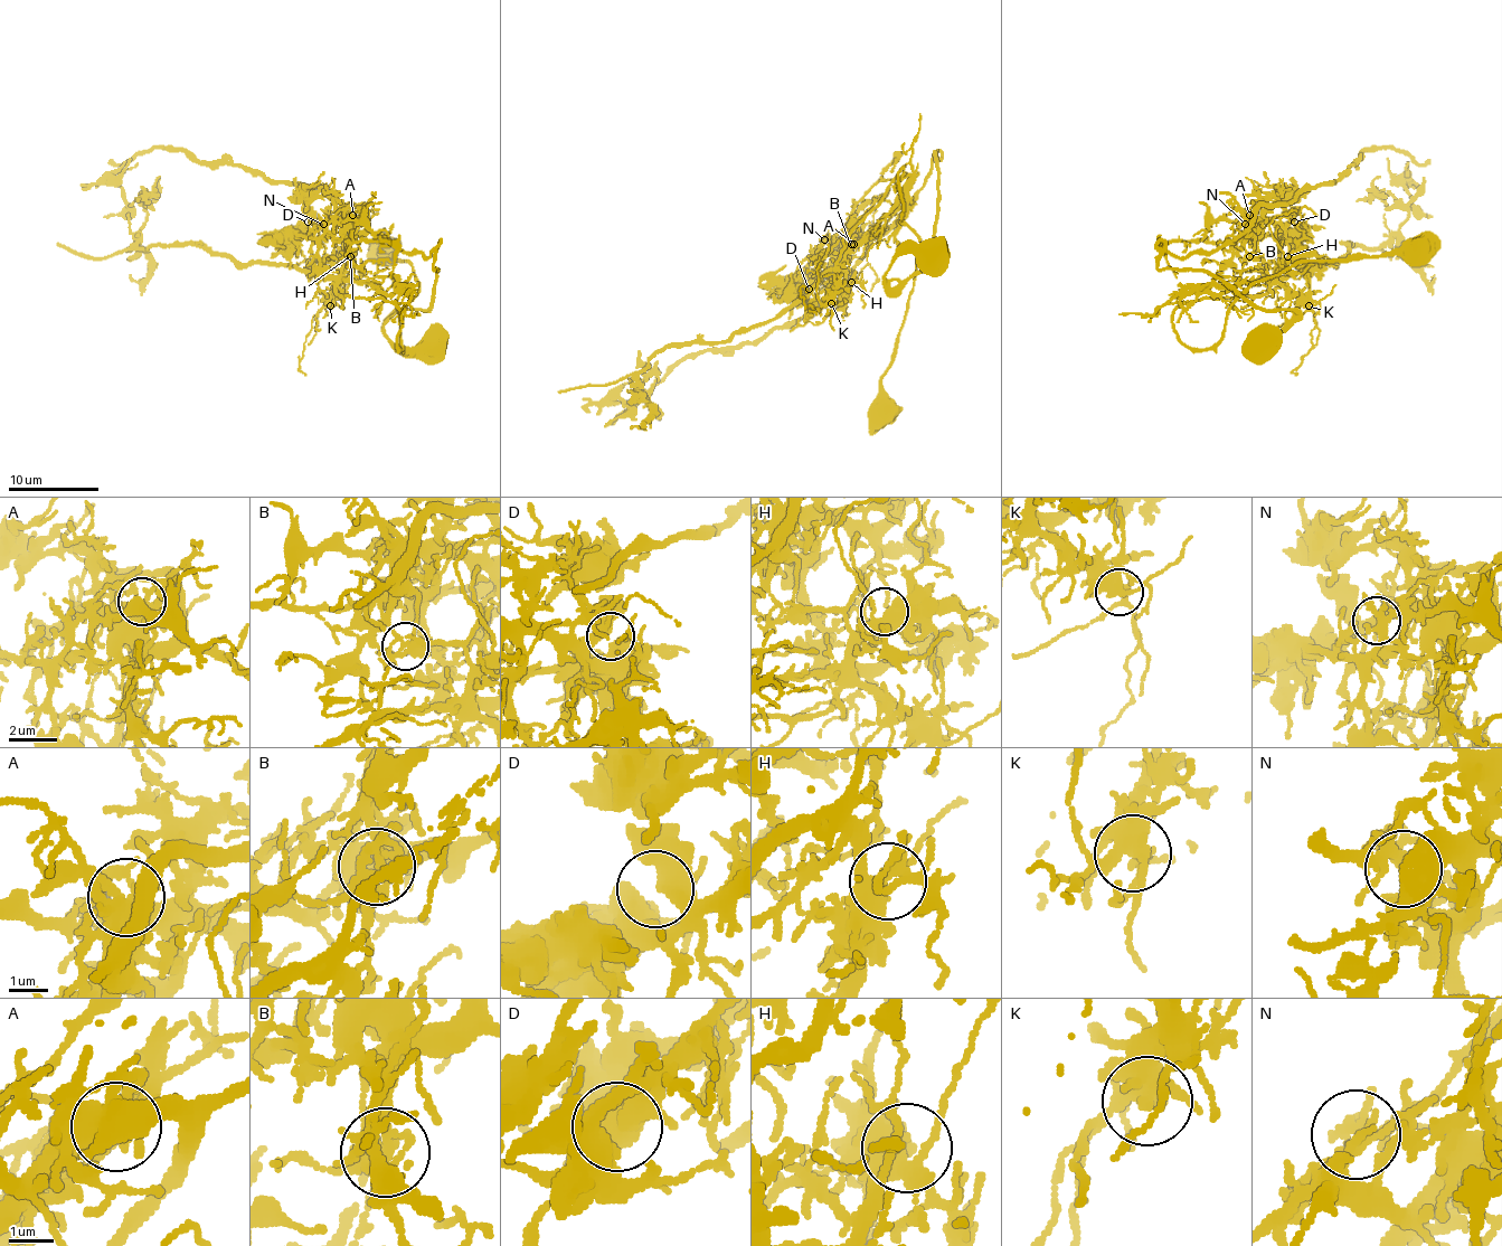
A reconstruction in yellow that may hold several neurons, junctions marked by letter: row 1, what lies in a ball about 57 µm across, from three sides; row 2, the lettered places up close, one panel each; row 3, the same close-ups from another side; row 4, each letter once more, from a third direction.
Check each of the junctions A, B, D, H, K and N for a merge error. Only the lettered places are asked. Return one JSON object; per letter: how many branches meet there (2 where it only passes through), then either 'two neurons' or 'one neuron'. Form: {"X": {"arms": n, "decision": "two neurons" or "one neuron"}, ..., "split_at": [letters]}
{"A": {"arms": 6, "decision": "one neuron"}, "B": {"arms": 5, "decision": "two neurons"}, "D": {"arms": 3, "decision": "one neuron"}, "H": {"arms": 5, "decision": "one neuron"}, "K": {"arms": 6, "decision": "one neuron"}, "N": {"arms": 7, "decision": "one neuron"}, "split_at": ["B"]}

